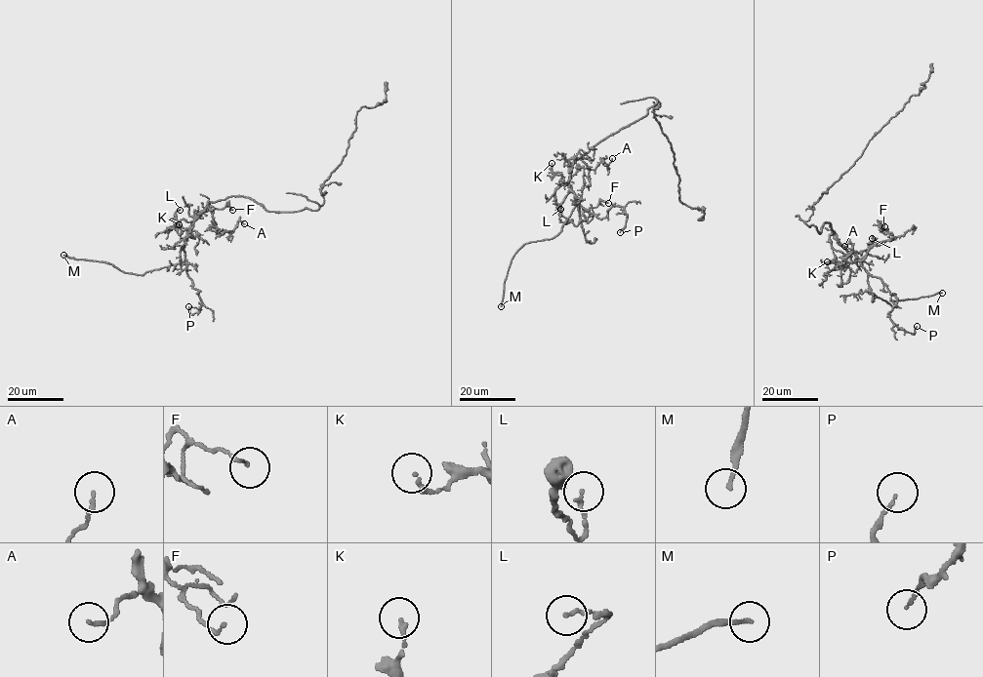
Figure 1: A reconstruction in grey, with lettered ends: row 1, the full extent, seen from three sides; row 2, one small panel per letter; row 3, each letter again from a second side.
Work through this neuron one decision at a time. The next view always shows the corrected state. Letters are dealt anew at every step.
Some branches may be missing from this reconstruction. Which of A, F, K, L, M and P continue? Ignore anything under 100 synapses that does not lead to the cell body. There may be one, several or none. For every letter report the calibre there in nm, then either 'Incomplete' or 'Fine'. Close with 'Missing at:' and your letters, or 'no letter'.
A: Thickness 110 nm. Fine
F: Thickness 120 nm. Fine
K: Thickness 170 nm. Fine
L: Thickness 140 nm. Fine
M: Thickness 130 nm. Incomplete
P: Thickness 100 nm. Fine
Missing at: M

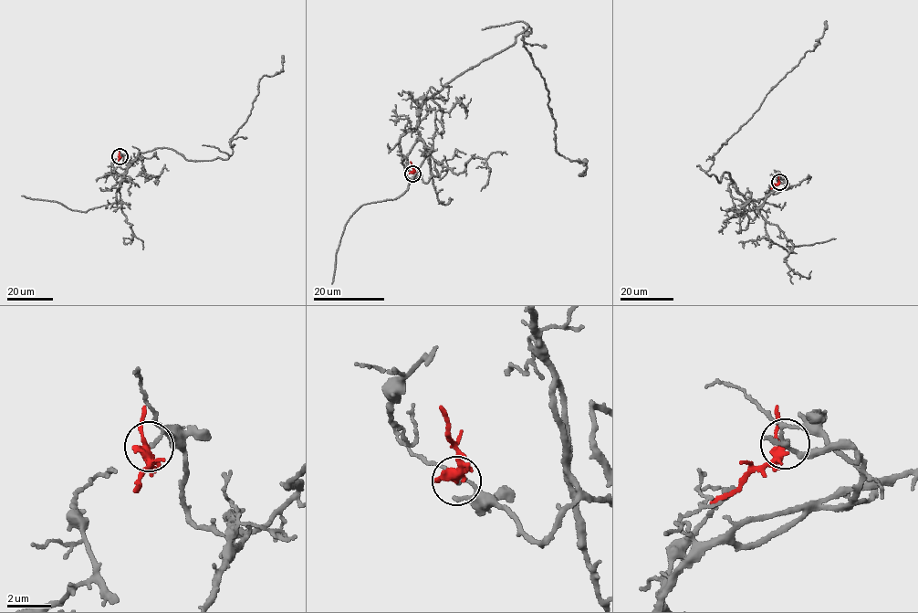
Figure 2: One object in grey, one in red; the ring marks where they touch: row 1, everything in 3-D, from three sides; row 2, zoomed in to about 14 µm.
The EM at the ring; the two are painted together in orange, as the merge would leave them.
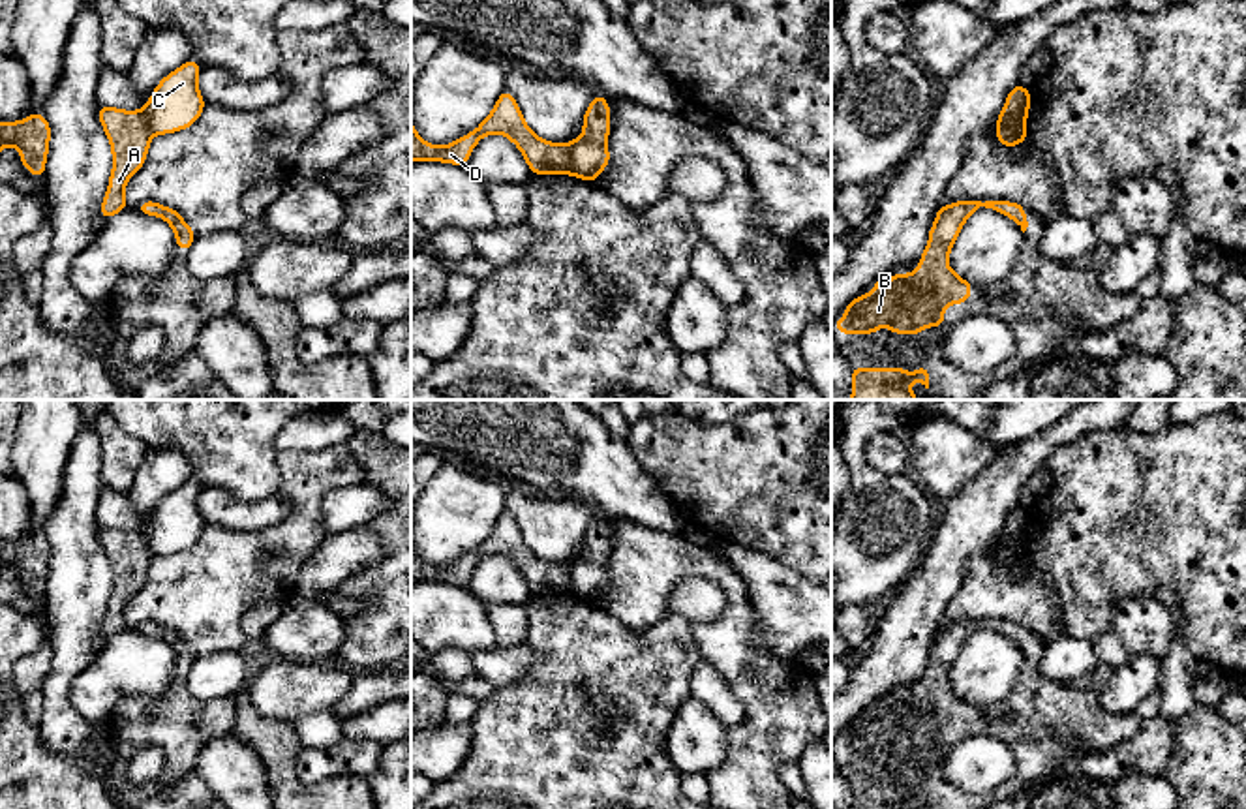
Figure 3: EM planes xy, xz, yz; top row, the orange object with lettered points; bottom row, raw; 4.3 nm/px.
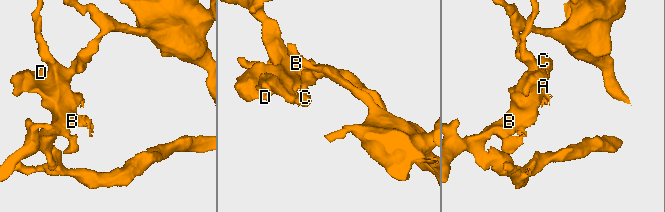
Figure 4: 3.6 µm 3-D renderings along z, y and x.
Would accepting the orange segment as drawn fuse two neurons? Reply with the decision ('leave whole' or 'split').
split

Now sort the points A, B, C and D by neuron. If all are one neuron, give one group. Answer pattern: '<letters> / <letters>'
A B D / C

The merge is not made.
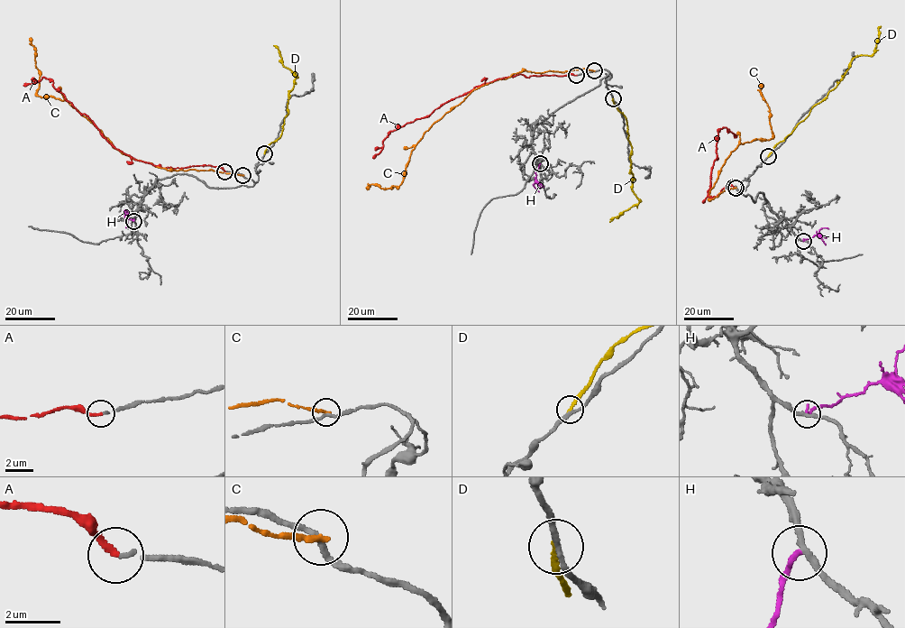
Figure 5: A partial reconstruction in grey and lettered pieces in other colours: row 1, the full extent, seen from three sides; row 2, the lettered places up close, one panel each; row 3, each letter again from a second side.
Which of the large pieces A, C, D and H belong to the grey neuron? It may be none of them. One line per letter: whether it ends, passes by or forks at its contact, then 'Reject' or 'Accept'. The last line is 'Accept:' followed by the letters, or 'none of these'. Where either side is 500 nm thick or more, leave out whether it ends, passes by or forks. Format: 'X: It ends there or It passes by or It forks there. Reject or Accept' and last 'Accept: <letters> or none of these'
A: It ends there. Accept
C: It ends there. Reject
D: It ends there. Reject
H: It ends there. Reject
Accept: A

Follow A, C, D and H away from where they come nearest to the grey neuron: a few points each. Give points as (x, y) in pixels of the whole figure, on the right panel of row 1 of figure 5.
A: (734, 188), (728, 185), (718, 196), (708, 198), (710, 176), (717, 158), (717, 131), (726, 128), (736, 137)
C: (735, 187), (709, 200), (709, 192), (719, 172), (738, 144), (772, 137), (769, 106), (760, 92), (761, 84)
D: (768, 156), (774, 146), (836, 87), (851, 60), (874, 52), (881, 26)
H: (803, 240), (817, 235), (820, 229), (828, 228)

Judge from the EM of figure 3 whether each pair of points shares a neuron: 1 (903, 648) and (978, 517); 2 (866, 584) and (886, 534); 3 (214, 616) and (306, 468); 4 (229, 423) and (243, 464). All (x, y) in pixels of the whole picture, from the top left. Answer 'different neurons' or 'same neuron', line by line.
1: same neuron
2: same neuron
3: same neuron
4: same neuron

